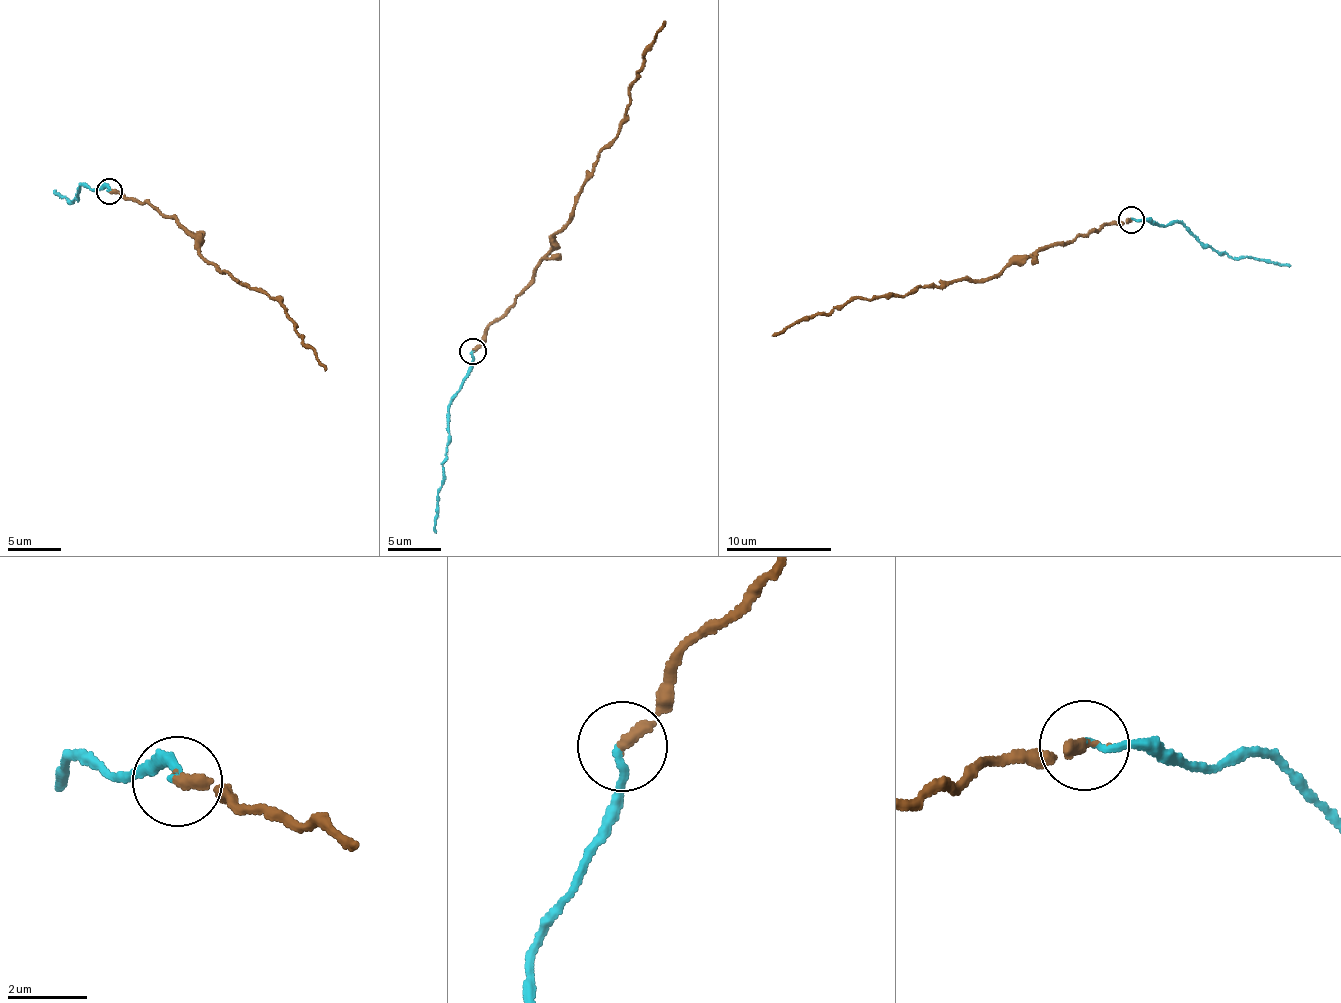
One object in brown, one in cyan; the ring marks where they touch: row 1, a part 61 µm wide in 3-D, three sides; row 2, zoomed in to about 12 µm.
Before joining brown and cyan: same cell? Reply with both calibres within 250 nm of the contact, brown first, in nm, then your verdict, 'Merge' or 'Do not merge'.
Thickness 300 nm (brown) against 170 nm. Do not merge

